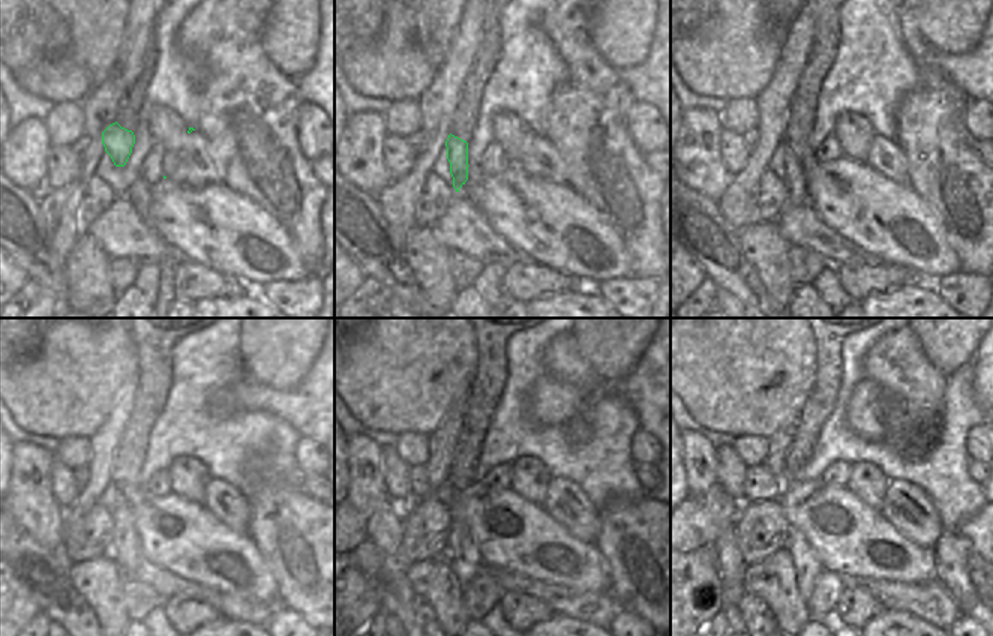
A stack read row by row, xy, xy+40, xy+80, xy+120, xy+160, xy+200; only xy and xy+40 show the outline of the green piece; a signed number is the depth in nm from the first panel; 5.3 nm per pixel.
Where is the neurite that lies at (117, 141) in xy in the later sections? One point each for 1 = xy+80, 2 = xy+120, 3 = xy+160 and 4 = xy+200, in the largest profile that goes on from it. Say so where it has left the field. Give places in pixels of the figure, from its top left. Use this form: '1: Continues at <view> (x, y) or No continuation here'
1: Continues at xy+80 (795, 180)
2: Continues at xy+120 (123, 516)
3: Continues at xy+160 (459, 531)
4: Continues at xy+200 (794, 534)

